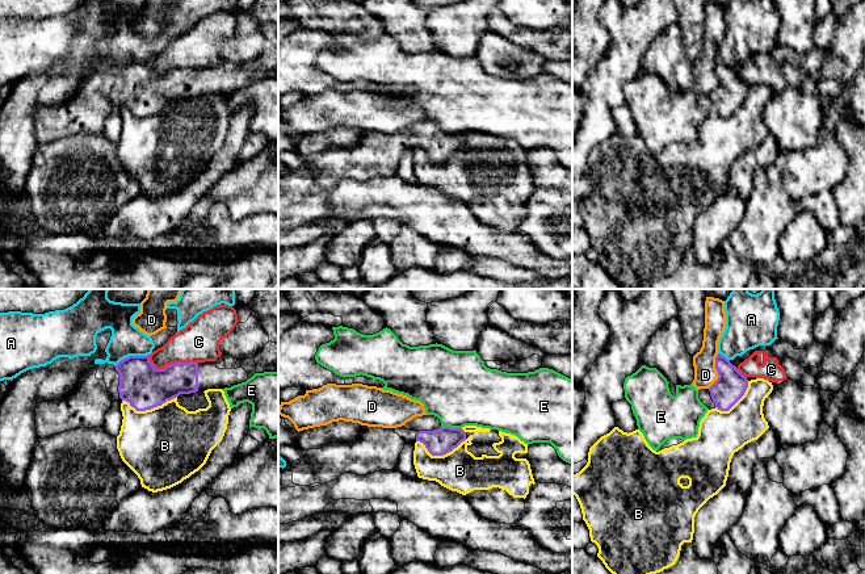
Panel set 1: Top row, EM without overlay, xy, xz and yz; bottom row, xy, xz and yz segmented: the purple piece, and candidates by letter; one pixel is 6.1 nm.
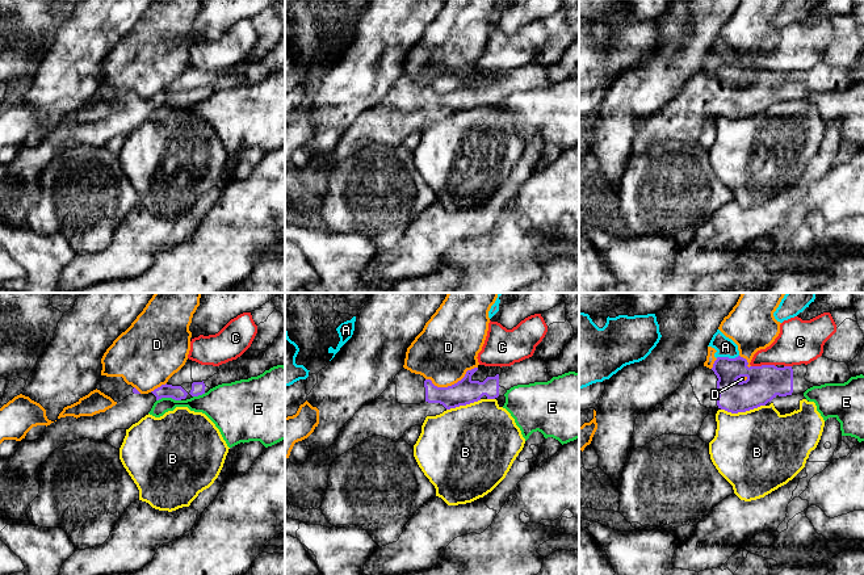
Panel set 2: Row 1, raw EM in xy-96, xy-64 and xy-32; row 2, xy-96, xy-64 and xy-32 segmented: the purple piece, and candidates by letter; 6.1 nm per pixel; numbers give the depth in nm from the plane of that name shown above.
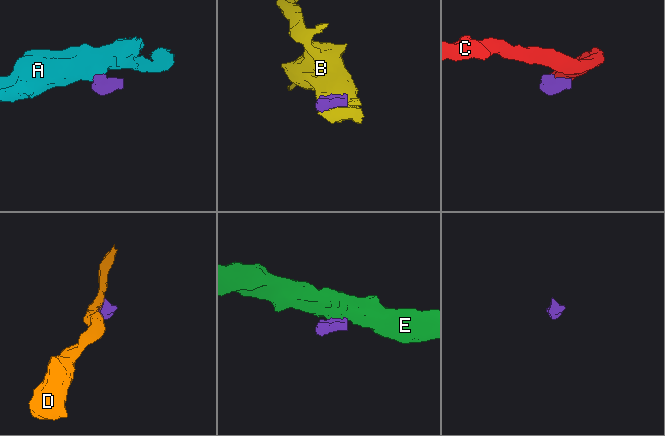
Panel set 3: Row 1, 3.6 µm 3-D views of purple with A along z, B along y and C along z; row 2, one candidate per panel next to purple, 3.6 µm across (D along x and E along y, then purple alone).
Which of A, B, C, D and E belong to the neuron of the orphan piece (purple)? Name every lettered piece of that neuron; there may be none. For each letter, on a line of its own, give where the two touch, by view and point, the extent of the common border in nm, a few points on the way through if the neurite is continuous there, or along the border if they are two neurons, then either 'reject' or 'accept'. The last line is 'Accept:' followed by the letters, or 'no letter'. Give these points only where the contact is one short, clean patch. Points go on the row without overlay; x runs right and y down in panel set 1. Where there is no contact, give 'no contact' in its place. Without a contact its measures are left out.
A: contact xy (131, 62); length 220 nm; border xy (148, 59), (124, 63), (114, 71); reject
B: contact xy (148, 114); length 340 nm; reject
C: contact xy (171, 70); length 300 nm; border xy (148, 61), (148, 66), (156, 74), (176, 68), (197, 70); reject
D: contact yz (717, 76); length 220 nm; border yz (718, 59), (716, 63), (718, 83), (708, 93); reject
E: contact xz (452, 134); length 130 nm; reject
Accept: no letter

